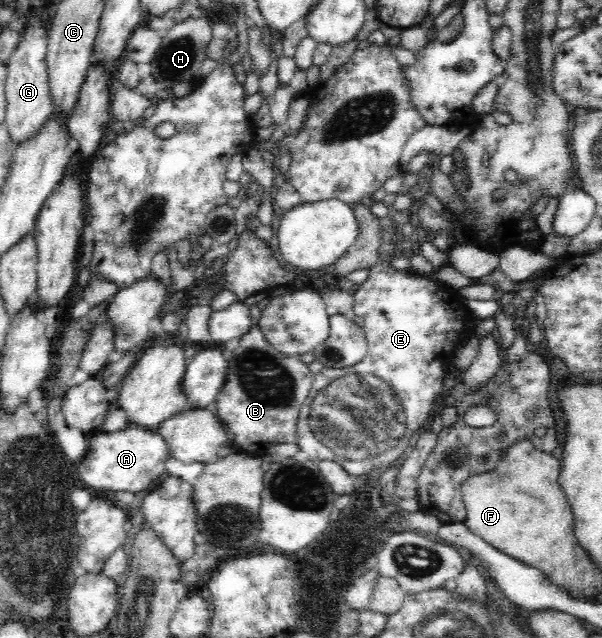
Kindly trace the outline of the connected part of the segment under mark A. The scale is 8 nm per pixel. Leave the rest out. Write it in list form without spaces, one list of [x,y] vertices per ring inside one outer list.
[[[129,423],[125,431],[111,435],[100,432],[94,436],[77,471],[79,479],[95,491],[129,491],[136,495],[165,473],[165,462],[169,458],[168,447],[158,432]]]

